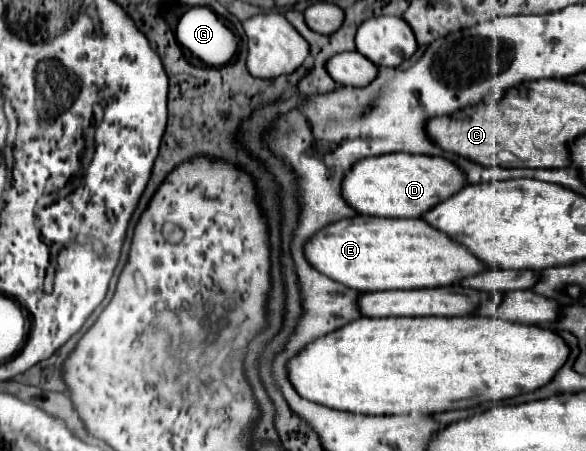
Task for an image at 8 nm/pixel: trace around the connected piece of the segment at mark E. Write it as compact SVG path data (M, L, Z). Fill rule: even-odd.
M359 214L339 220L317 232L305 246L305 254L319 272L359 292L451 286L463 276L487 270L465 246L431 228L423 218L371 218Z

